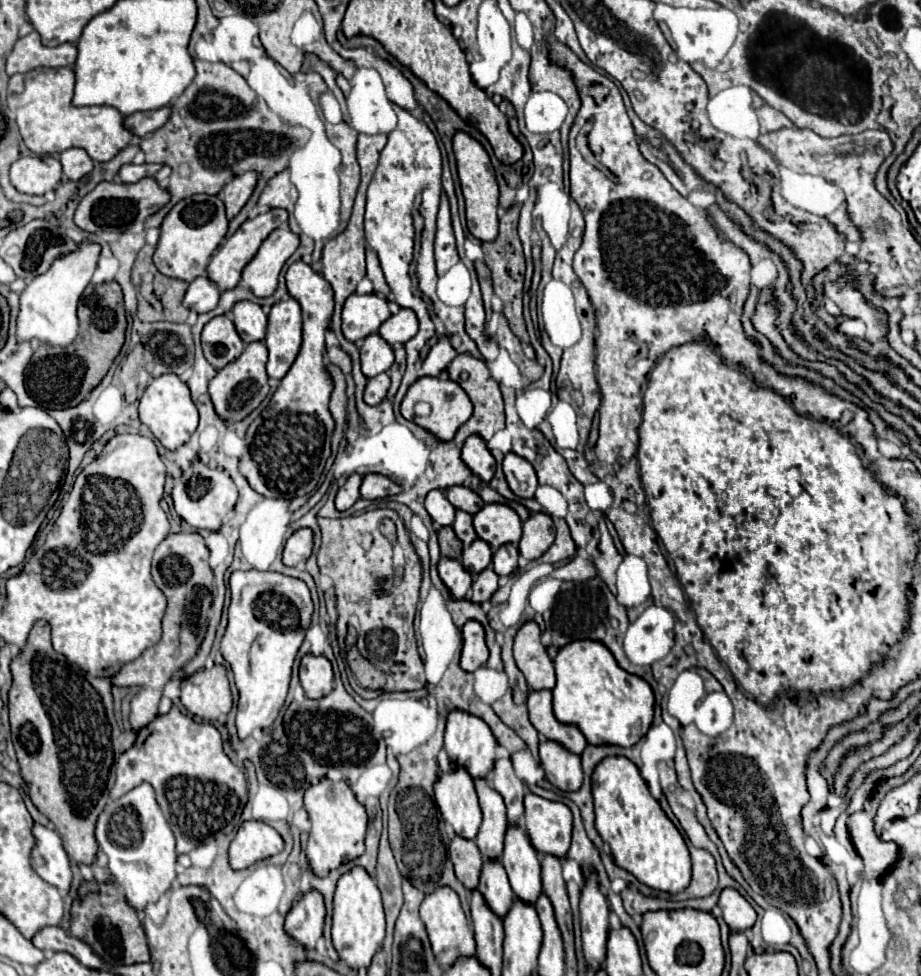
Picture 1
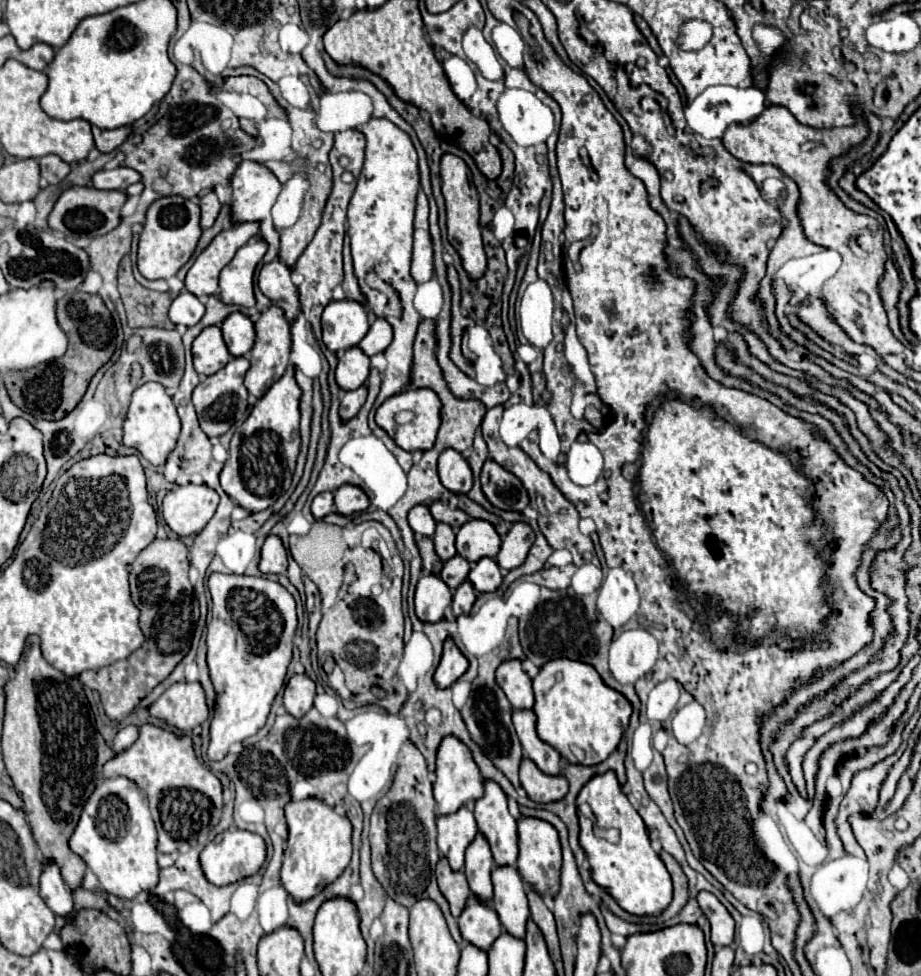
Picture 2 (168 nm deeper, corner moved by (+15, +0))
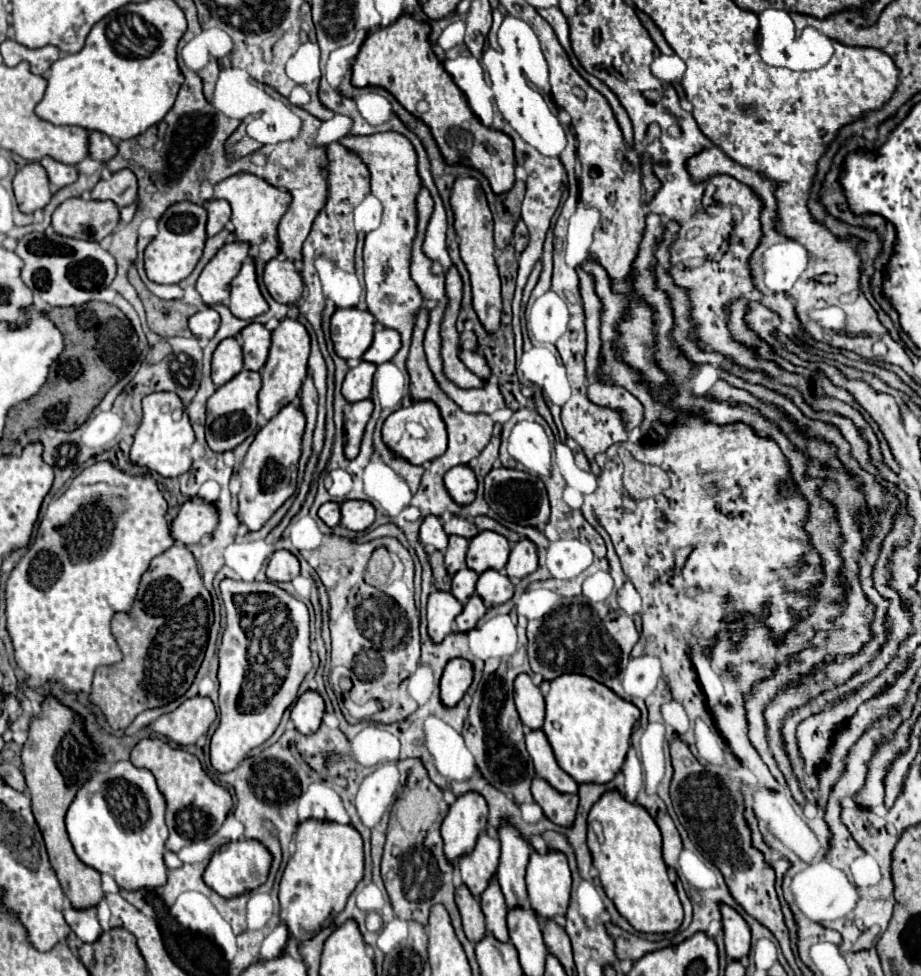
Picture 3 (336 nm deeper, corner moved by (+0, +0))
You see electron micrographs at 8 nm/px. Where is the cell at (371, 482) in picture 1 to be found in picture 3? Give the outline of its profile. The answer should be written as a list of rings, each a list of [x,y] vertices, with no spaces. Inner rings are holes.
[[[362,500],[342,502],[340,512],[342,512],[340,524],[346,526],[348,530],[352,530],[352,532],[364,532],[374,522],[374,516],[376,516],[372,504],[362,502]]]

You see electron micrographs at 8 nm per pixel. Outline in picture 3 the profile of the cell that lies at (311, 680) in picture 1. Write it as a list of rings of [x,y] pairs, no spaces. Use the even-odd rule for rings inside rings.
[[[304,692],[296,704],[292,706],[290,718],[298,732],[302,734],[314,734],[322,722],[324,714],[324,700],[318,692]]]

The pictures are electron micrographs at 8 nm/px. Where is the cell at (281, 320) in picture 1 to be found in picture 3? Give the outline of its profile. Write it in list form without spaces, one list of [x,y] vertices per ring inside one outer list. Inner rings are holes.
[[[294,318],[282,320],[280,326],[272,332],[270,354],[268,354],[268,360],[266,360],[264,368],[260,370],[262,390],[258,394],[258,408],[260,408],[260,414],[266,420],[274,418],[286,404],[294,402],[294,398],[298,396],[298,392],[302,388],[302,382],[304,382],[306,374],[308,374],[306,372],[308,354],[310,354],[310,338],[308,338],[306,328]]]

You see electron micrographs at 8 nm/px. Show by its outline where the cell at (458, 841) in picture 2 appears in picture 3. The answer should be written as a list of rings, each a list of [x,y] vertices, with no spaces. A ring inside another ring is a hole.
[[[486,832],[476,842],[472,856],[464,856],[464,860],[460,860],[458,866],[462,882],[468,886],[474,898],[480,898],[480,894],[488,888],[490,880],[496,874],[498,860],[500,860],[500,842]]]

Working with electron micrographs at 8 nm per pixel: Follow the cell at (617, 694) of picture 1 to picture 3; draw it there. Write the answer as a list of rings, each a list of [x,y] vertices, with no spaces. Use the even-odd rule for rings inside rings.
[[[564,674],[550,682],[550,690],[546,694],[546,720],[542,732],[546,734],[558,766],[576,780],[576,784],[606,784],[610,782],[622,768],[626,752],[630,748],[630,734],[634,722],[640,720],[640,710],[632,704],[616,696],[604,684],[580,676],[580,674]]]

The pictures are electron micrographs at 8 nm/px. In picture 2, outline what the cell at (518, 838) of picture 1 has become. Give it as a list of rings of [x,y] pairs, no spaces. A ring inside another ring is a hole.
[[[493,866],[491,870],[493,880],[493,908],[499,914],[503,928],[513,934],[525,934],[525,922],[529,918],[529,904],[525,896],[525,886],[521,874],[515,866]]]

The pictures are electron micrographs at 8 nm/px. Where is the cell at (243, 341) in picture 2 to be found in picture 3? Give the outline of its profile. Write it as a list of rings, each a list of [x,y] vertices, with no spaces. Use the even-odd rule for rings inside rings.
[[[252,322],[244,328],[244,332],[240,332],[242,340],[244,340],[244,370],[252,370],[258,372],[268,358],[268,350],[270,350],[270,332],[258,324]]]

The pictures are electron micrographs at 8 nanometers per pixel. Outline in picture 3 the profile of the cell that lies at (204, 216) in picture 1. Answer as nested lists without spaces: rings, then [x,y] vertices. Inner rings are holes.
[[[180,202],[168,208],[164,216],[158,220],[158,234],[144,250],[144,268],[148,280],[156,284],[178,284],[186,276],[192,274],[194,266],[198,264],[204,242],[206,242],[206,210],[200,204]]]

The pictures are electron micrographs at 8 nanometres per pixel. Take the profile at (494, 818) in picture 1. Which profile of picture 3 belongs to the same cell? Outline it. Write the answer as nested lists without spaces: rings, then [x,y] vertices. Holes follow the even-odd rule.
[[[496,880],[486,888],[484,896],[480,898],[480,906],[486,918],[486,932],[494,936],[498,942],[508,942],[508,928],[506,928],[506,914],[508,908],[504,904],[504,896],[500,896],[500,886]]]

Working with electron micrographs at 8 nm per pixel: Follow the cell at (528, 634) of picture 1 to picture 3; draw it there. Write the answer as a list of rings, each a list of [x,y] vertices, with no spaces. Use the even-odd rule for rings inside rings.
[[[528,674],[514,680],[514,702],[522,724],[530,730],[540,730],[544,724],[544,696]]]

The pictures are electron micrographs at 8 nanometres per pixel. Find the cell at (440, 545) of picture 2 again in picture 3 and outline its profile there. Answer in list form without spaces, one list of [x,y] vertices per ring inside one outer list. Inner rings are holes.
[[[450,536],[448,548],[444,550],[444,566],[450,576],[454,576],[460,568],[464,568],[466,552],[468,552],[468,540],[460,536]]]

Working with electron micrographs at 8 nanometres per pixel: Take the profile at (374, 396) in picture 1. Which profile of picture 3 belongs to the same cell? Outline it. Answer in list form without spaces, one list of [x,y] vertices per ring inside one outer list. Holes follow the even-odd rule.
[[[360,400],[360,404],[350,404],[350,408],[344,414],[344,432],[346,432],[346,444],[344,444],[344,456],[352,460],[360,450],[360,440],[364,434],[364,426],[370,420],[372,414],[372,400]]]

